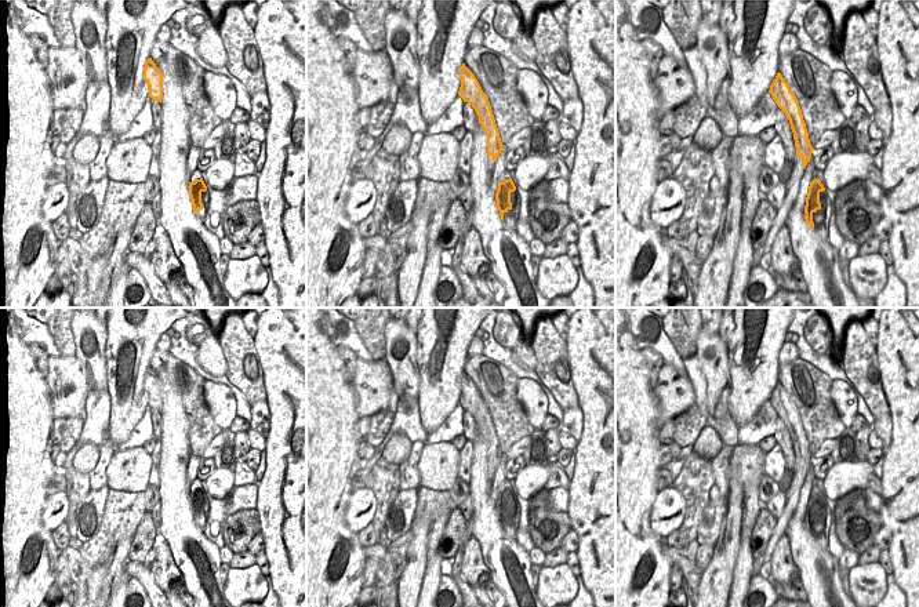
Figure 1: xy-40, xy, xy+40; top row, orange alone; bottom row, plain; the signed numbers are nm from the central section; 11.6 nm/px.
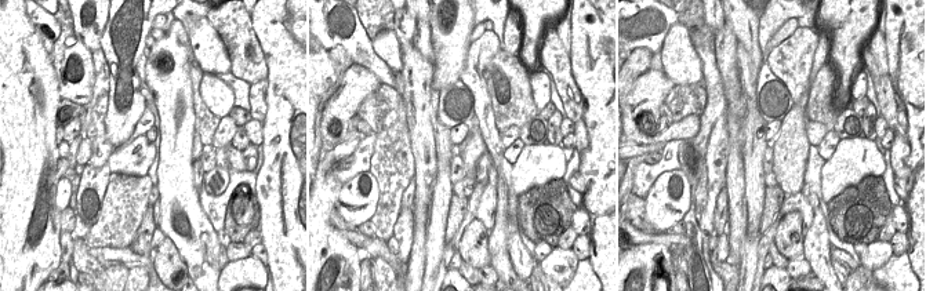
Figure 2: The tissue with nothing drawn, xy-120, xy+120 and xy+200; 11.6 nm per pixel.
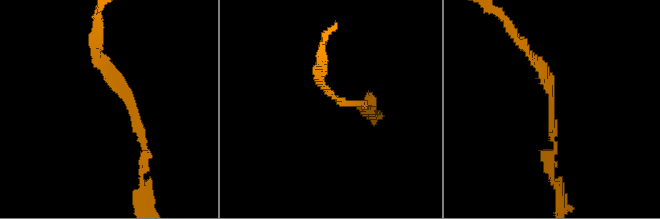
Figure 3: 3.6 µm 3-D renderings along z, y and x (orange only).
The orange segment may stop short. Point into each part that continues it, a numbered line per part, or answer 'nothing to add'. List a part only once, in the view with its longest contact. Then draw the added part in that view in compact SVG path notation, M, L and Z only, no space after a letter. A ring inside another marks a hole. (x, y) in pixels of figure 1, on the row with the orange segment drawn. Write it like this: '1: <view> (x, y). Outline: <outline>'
nothing to add.

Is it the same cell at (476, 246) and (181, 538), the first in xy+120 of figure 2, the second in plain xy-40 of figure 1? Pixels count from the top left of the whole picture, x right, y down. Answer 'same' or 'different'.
different

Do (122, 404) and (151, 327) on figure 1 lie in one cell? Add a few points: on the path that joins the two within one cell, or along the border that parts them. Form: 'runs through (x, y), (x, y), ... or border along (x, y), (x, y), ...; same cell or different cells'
runs through (135, 386), (137, 346); same cell

